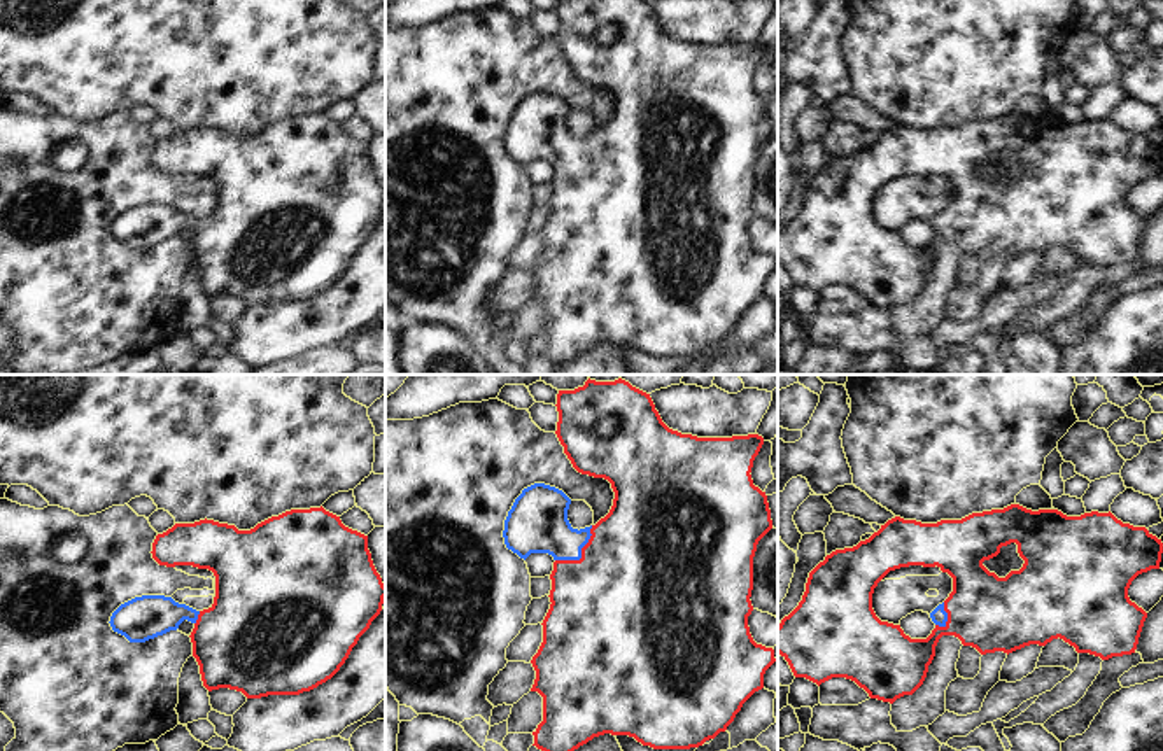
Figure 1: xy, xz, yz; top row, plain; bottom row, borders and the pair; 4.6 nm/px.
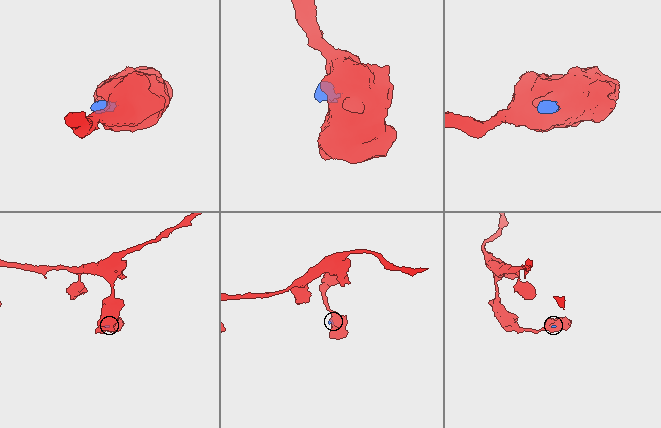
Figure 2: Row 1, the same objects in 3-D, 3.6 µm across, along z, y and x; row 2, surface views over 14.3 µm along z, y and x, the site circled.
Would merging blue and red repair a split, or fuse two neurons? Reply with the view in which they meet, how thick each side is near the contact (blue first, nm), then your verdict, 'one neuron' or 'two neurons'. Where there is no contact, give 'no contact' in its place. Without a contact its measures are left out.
xz | 280/480 nm | one neuron

